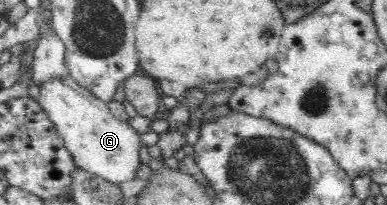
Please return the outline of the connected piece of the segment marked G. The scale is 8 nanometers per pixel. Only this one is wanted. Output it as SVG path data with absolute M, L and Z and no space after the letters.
M53 76L37 85L37 104L45 110L54 130L72 155L75 165L120 185L137 177L141 165L140 133L128 122L117 119L109 106L69 76Z

